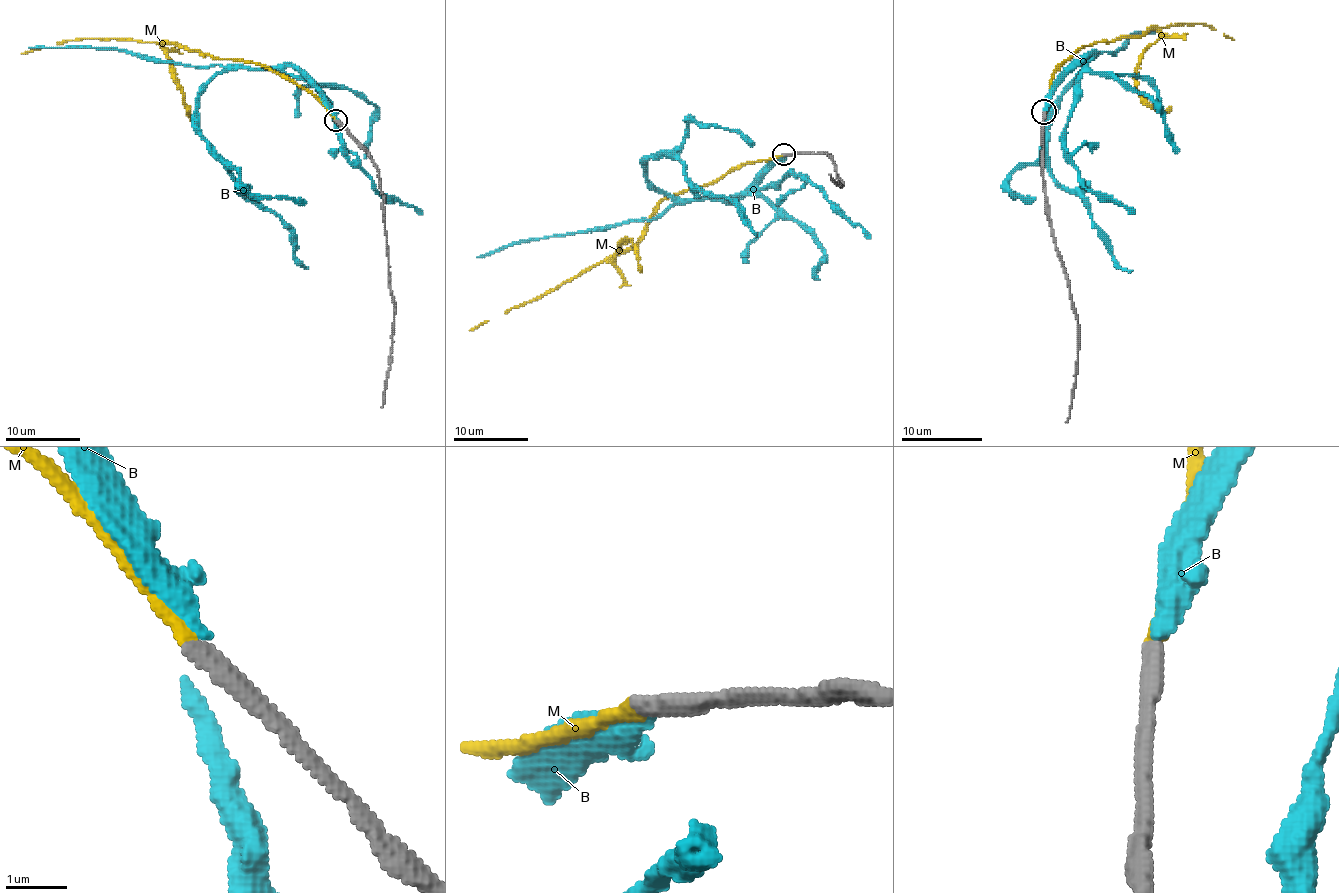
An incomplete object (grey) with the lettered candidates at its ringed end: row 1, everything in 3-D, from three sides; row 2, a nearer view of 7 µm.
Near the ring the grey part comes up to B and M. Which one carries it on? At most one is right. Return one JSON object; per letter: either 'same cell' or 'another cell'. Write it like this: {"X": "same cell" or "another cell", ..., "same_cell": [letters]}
{"B": "another cell", "M": "same cell", "same_cell": ["M"]}

